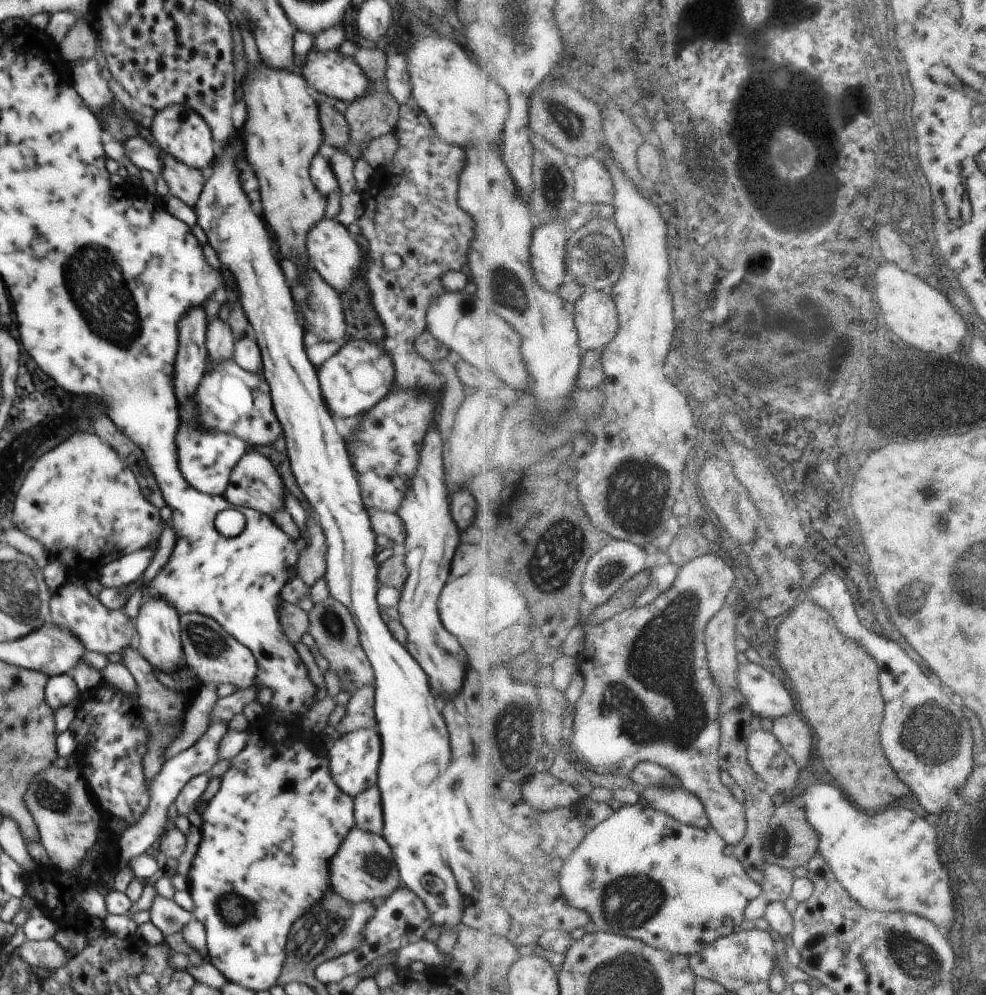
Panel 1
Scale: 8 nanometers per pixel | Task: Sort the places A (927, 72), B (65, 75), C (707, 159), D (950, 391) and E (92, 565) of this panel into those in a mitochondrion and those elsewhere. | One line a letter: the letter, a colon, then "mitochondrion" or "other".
A: other
B: other
C: mitochondrion
D: other
E: other

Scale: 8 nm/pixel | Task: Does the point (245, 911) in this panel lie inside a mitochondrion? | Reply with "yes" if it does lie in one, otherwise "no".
yes

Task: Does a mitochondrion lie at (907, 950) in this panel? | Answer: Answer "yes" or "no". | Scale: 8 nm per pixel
yes

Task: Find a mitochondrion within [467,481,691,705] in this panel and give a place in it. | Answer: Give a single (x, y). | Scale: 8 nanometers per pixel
(560, 553)

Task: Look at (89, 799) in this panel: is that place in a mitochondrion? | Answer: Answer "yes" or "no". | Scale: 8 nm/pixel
yes

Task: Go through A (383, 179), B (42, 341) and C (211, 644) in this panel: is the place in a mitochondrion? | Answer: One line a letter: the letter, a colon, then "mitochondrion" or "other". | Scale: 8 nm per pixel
A: other
B: other
C: mitochondrion

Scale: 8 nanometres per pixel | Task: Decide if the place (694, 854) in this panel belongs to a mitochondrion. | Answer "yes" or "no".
no

